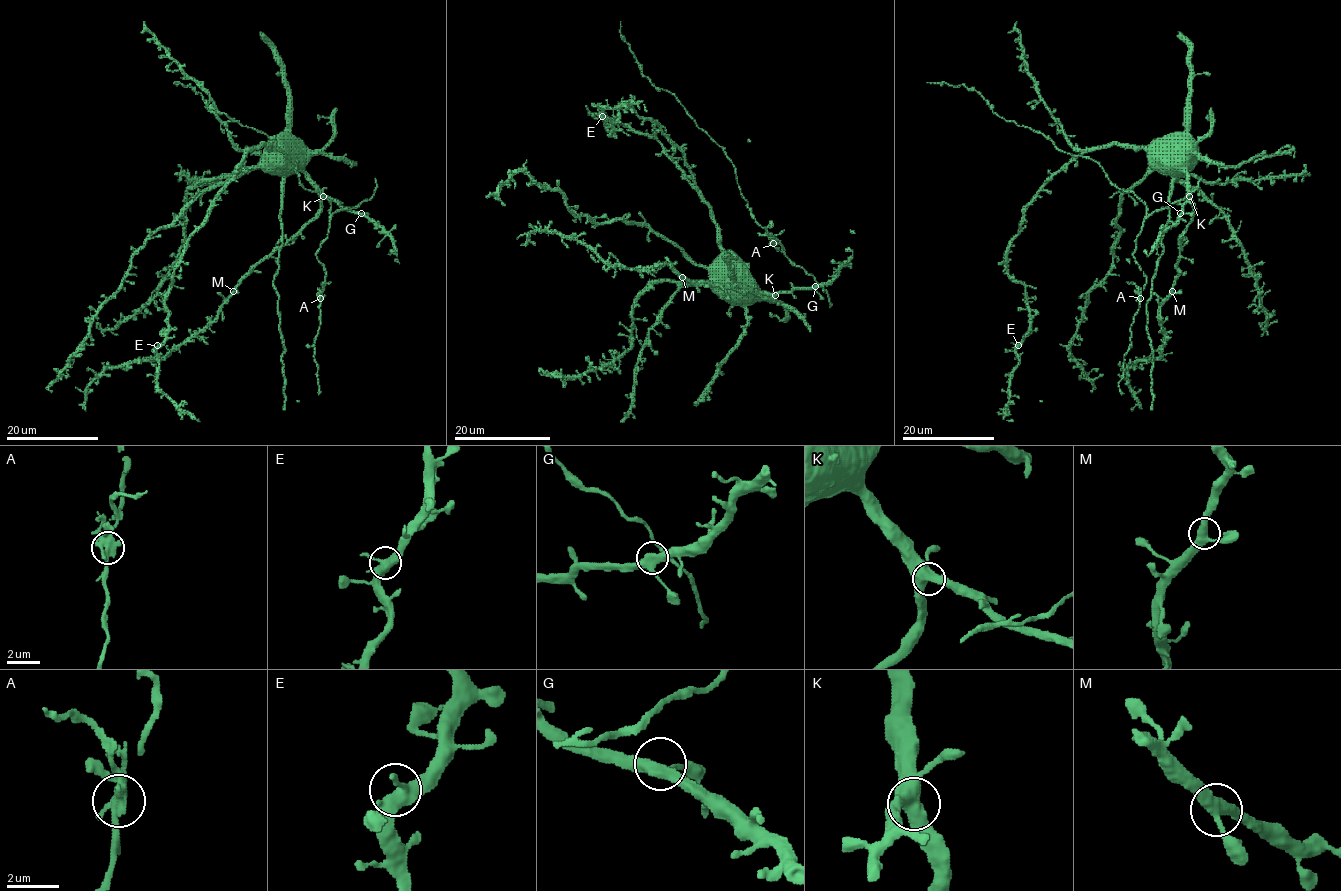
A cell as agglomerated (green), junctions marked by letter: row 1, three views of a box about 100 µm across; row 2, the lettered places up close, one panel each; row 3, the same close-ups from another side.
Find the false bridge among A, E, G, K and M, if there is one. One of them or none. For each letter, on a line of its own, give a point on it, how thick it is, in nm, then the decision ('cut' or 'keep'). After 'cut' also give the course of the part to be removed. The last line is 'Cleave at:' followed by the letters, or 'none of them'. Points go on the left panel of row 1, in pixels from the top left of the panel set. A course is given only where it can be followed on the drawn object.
A: place (320, 298); calibre 400 nm; cut; course (321, 298), (322, 284), (331, 282)
E: place (157, 345); calibre 400 nm; keep
G: place (361, 213); calibre 400 nm; keep
K: place (323, 196); calibre 500 nm; keep
M: place (233, 291); calibre 380 nm; keep
Cleave at: A

